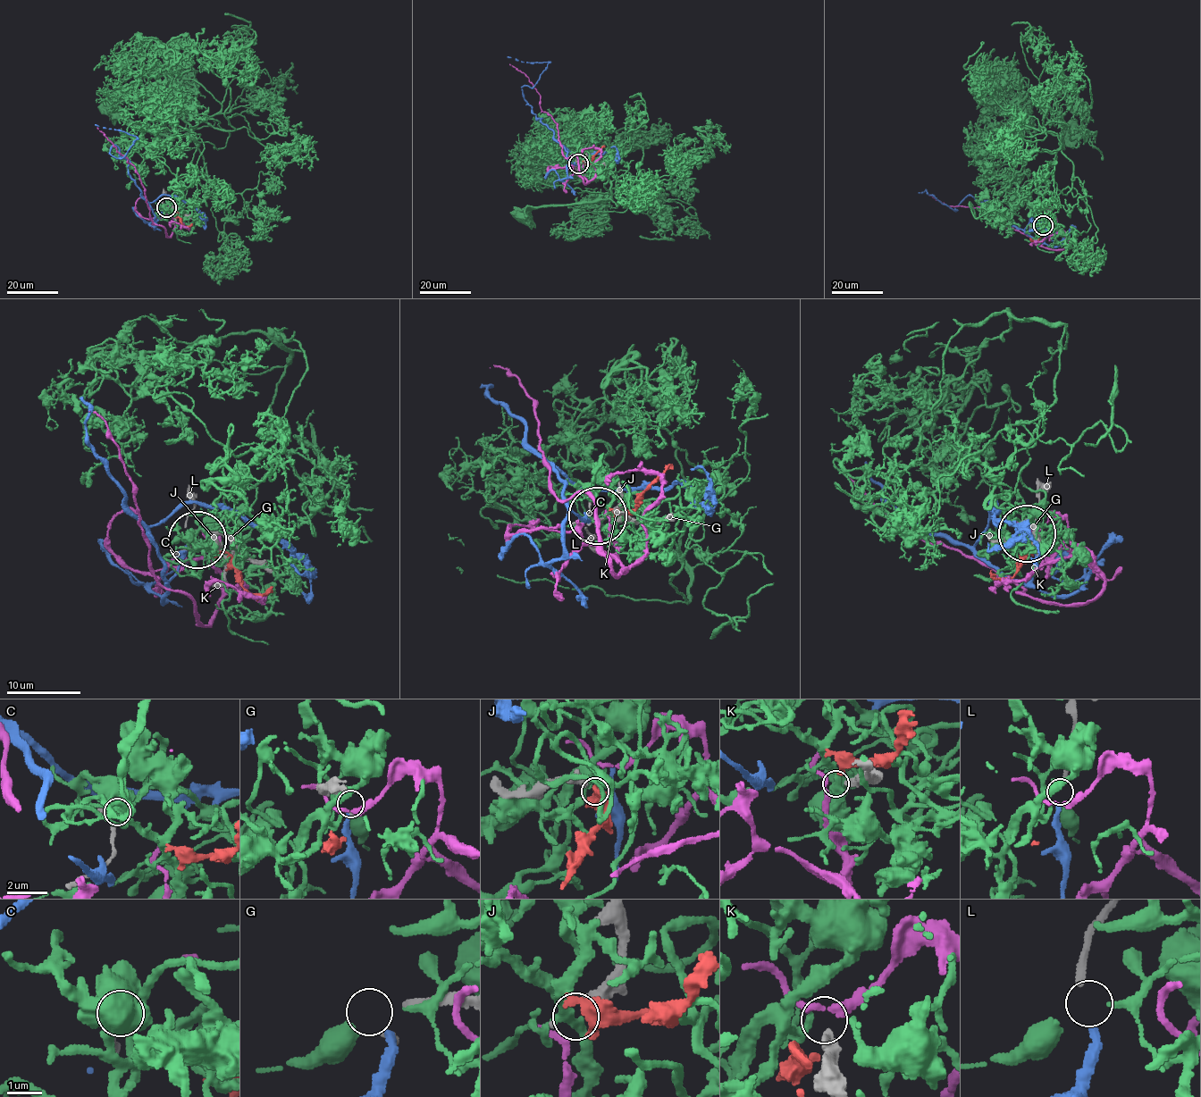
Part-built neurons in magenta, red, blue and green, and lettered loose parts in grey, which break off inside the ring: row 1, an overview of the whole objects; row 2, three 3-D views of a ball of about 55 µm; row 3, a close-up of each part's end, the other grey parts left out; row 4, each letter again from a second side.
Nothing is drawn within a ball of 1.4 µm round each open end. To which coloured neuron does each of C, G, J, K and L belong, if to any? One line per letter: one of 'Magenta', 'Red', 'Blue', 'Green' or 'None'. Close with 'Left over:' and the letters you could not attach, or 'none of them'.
C: Green
G: None
J: None
K: Magenta
L: Blue
Left over: G, J

